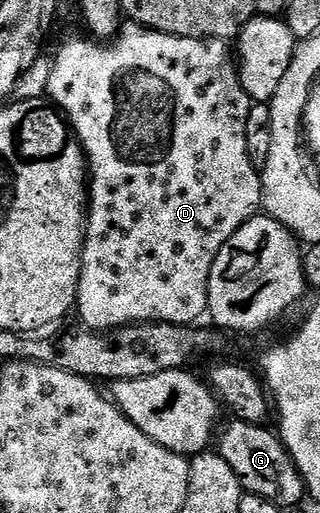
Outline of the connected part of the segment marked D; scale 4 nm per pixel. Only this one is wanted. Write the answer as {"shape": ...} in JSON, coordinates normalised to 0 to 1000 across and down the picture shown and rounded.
{"shape":[[[400,39],[363,60],[356,72],[334,86],[316,86],[284,72],[225,74],[216,82],[200,82],[175,97],[175,115],[163,121],[163,138],[150,144],[150,183],[147,189],[181,209],[191,222],[200,224],[222,255],[250,277],[250,287],[263,290],[263,306],[278,335],[275,349],[275,398],[269,404],[269,439],[263,444],[263,489],[250,501],[250,565],[238,571],[238,596],[244,612],[250,604],[247,626],[281,643],[353,643],[372,635],[406,635],[431,628],[528,628],[547,635],[594,635],[628,626],[625,618],[641,618],[650,600],[650,556],[656,554],[656,530],[669,522],[669,507],[681,507],[681,491],[756,444],[784,425],[803,423],[816,415],[819,396],[825,392],[825,357],[819,353],[816,333],[800,331],[781,316],[769,292],[769,238],[781,226],[791,205],[788,191],[756,172],[750,162],[750,140],[741,123],[713,107],[716,84],[694,74],[572,74],[553,66],[513,66],[500,58],[469,58],[456,51],[438,51],[428,43]]]}

